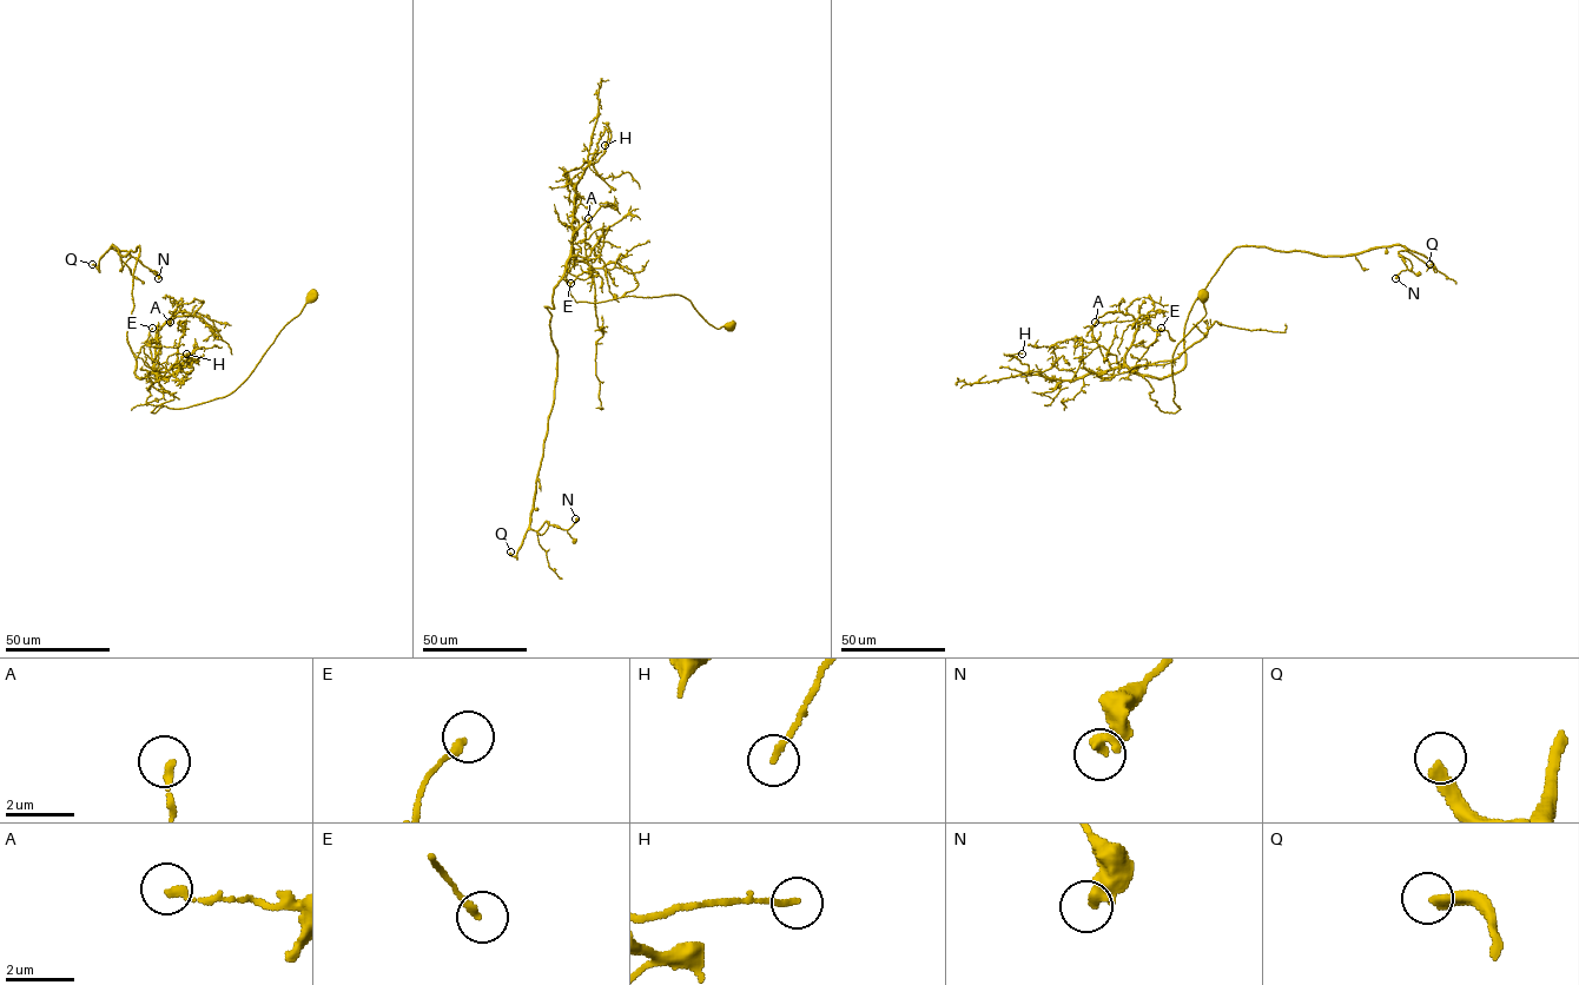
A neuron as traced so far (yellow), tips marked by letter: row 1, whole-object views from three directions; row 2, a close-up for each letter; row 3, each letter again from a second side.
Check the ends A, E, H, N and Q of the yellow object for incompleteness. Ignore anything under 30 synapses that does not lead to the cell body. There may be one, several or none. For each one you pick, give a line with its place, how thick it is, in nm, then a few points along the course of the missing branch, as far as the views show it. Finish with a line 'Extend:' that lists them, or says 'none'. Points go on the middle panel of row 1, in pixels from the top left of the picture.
Q: Place: (510, 552). Thickness 340 nm. Course of what is missing: (510, 552), (511, 530), (503, 531), (490, 554), (482, 613)
Extend: Q

